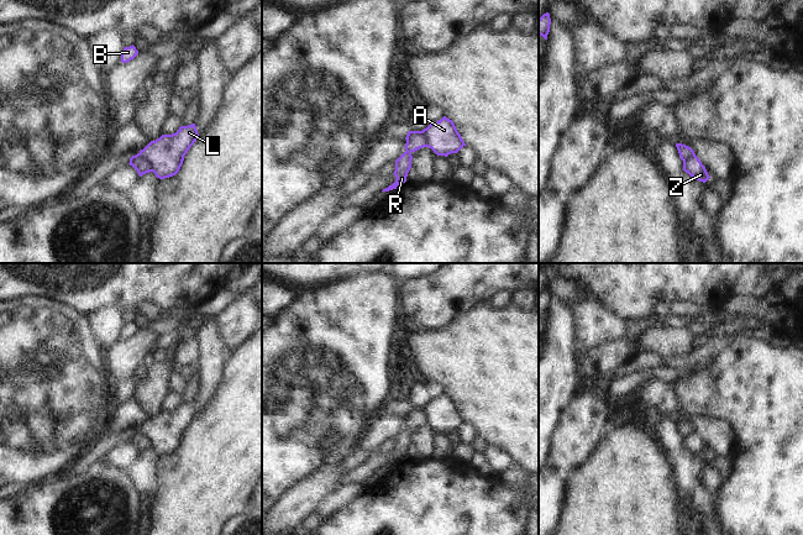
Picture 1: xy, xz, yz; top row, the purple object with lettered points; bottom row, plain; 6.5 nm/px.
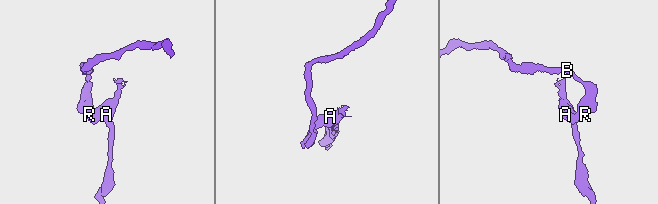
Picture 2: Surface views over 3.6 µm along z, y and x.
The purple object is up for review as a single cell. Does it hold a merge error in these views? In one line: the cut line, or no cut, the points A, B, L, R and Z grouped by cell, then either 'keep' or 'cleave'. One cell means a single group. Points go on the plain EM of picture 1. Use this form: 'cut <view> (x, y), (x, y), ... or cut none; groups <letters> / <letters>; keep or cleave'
cut xy (137, 430), (148, 439), (152, 447); groups A L / B R Z; cleave

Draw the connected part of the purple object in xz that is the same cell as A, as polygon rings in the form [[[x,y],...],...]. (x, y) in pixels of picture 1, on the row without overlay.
[[[446,393],[430,400],[426,405],[419,409],[425,413],[427,424],[437,432],[447,434],[451,430],[457,430],[463,423],[466,423],[453,398]]]

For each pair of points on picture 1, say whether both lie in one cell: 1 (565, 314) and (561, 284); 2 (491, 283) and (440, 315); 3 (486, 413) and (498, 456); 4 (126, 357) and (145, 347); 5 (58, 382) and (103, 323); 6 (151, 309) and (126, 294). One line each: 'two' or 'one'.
1: two
2: one
3: two
4: one
5: two
6: two

